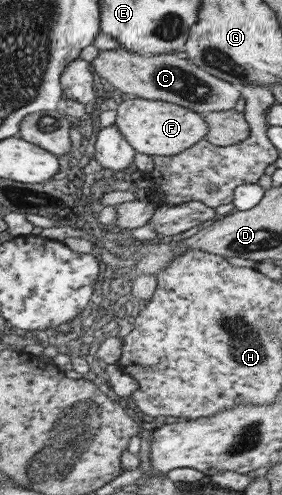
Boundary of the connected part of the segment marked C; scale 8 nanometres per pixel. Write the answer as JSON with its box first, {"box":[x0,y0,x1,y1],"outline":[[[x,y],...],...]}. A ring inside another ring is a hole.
{"box":[90,47,241,116],"outline":[[[122,47],[100,50],[90,63],[93,73],[107,79],[116,90],[140,99],[180,104],[204,116],[210,112],[228,111],[241,98],[241,91],[196,67],[188,57],[177,54],[143,56]]]}

